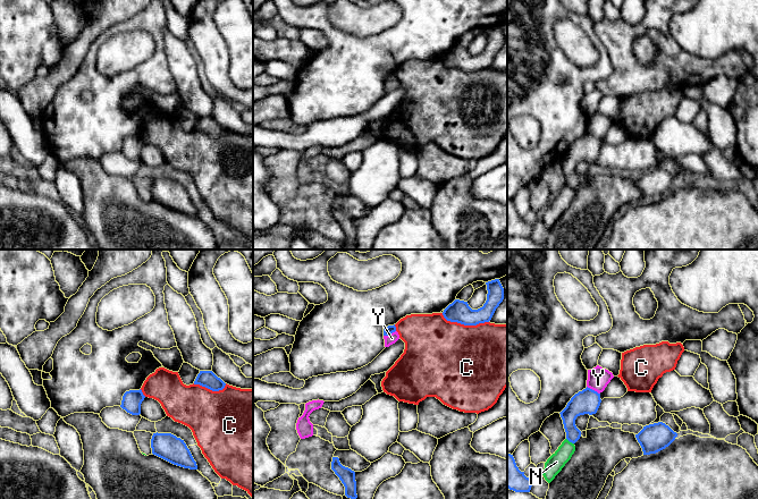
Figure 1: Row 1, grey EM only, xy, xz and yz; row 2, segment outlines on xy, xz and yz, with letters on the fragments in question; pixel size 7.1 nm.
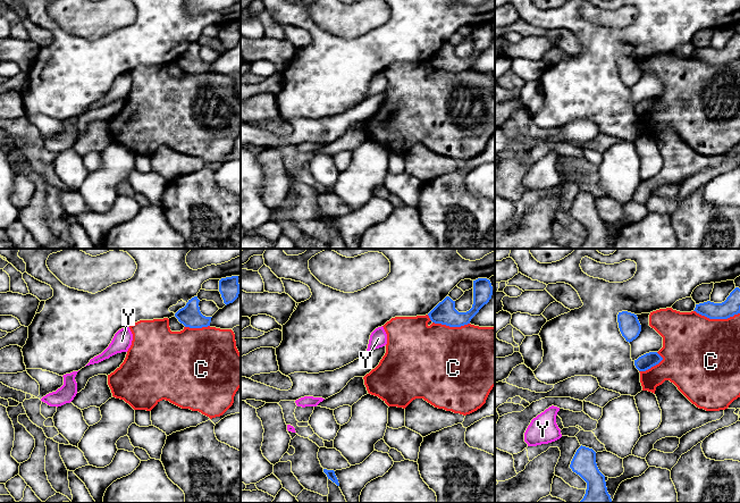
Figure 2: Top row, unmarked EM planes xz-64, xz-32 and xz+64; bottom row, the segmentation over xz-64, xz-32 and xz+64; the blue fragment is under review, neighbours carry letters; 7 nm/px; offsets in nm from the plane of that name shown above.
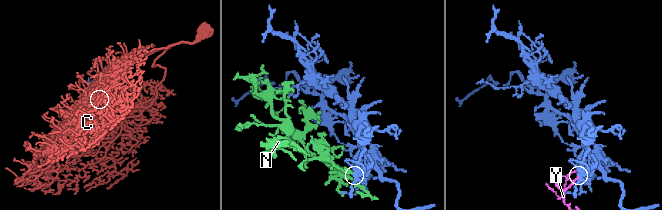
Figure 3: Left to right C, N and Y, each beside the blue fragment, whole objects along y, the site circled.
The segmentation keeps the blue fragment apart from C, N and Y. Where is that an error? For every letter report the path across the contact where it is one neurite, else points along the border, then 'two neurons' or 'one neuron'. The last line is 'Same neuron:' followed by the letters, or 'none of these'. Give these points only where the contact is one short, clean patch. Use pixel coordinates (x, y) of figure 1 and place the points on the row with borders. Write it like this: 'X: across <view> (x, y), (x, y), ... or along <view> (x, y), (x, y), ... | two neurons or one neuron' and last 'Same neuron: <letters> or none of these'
C: two neurons
N: along yz (566, 438), (573, 443) | two neurons
Y: along yz (587, 386), (599, 394) | two neurons
Same neuron: none of these

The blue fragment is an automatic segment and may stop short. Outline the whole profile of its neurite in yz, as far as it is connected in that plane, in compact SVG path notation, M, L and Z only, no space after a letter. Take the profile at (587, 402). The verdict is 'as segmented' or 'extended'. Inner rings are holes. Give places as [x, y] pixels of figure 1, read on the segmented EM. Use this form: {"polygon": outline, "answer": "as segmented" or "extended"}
{"polygon": "M588 387L571 398L566 407L559 413L566 439L570 442L575 443L581 437L581 431L575 425L576 417L584 414L596 414L600 403L600 394Z", "answer": "as segmented"}

